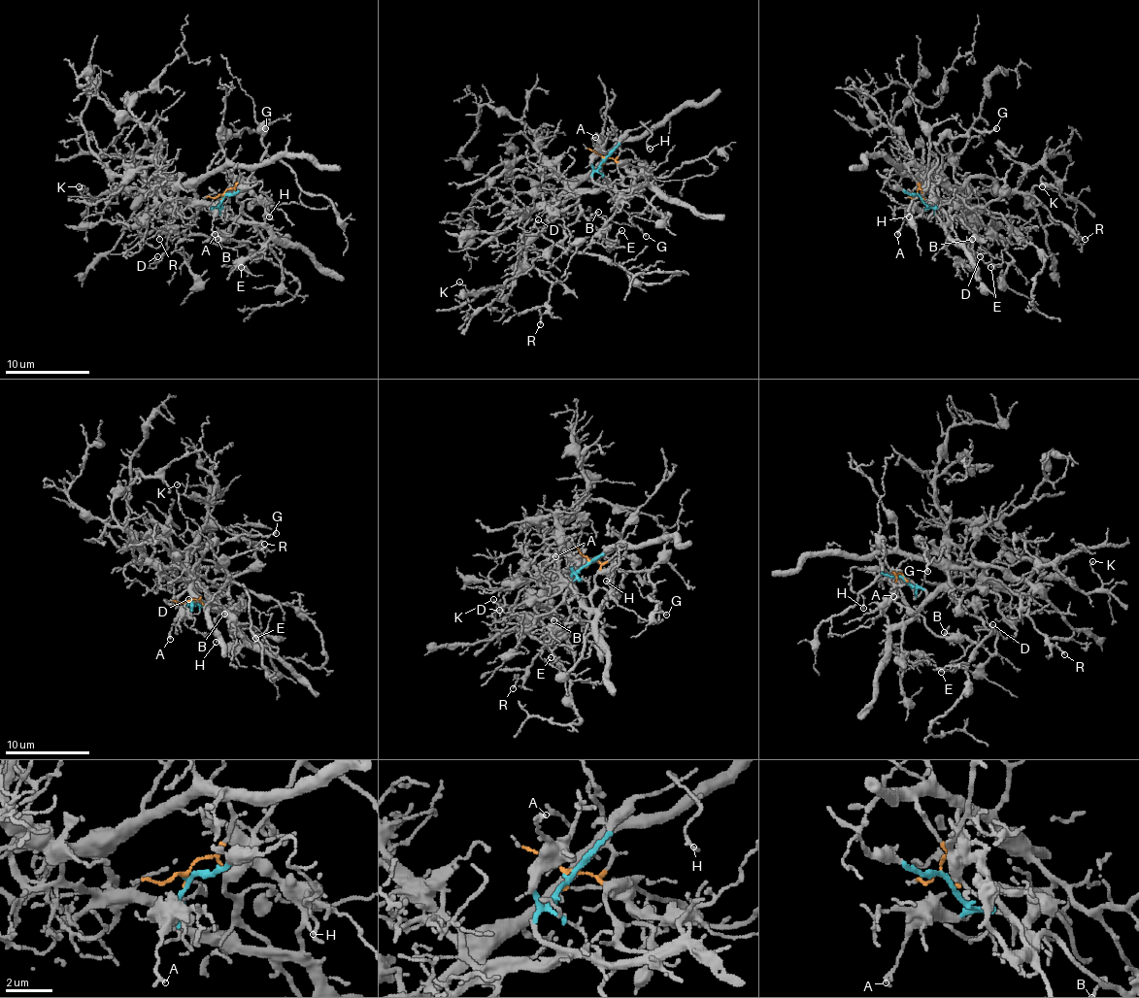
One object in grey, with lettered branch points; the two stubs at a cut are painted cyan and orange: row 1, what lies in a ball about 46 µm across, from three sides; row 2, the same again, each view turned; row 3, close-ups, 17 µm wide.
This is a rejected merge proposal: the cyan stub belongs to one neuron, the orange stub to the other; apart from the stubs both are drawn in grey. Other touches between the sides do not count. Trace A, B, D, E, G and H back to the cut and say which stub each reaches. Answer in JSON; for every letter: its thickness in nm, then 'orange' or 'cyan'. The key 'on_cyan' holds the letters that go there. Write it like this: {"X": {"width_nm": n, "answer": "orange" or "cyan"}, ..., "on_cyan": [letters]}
{"A": {"width_nm": 160, "answer": "cyan"}, "B": {"width_nm": 110, "answer": "cyan"}, "D": {"width_nm": 90, "answer": "cyan"}, "E": {"width_nm": 100, "answer": "cyan"}, "G": {"width_nm": 120, "answer": "orange"}, "H": {"width_nm": 130, "answer": "cyan"}, "on_cyan": ["A", "B", "D", "E", "H"]}

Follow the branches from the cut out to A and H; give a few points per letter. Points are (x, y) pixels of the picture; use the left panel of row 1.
A: (224, 197), (212, 210), (216, 235)
H: (224, 197), (259, 182), (270, 199), (266, 205), (270, 212), (268, 216)

